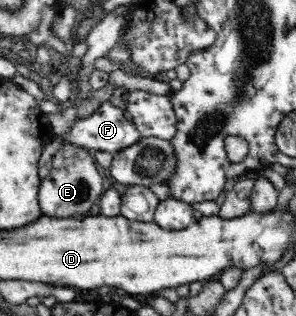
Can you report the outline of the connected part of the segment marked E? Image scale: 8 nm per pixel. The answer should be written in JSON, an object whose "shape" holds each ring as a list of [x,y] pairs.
{"shape":[[[64,143],[56,154],[52,170],[41,180],[38,192],[40,213],[56,218],[72,218],[76,214],[87,215],[96,200],[104,192],[104,178],[98,173],[96,162],[91,153]]]}

